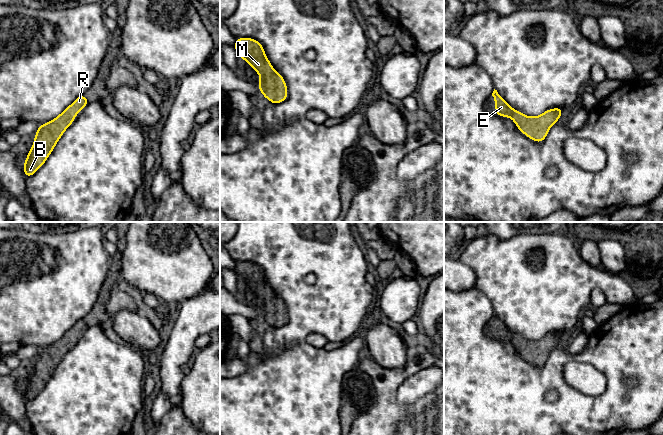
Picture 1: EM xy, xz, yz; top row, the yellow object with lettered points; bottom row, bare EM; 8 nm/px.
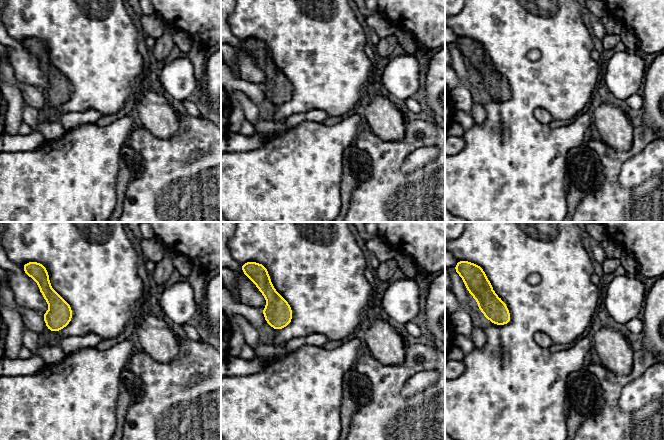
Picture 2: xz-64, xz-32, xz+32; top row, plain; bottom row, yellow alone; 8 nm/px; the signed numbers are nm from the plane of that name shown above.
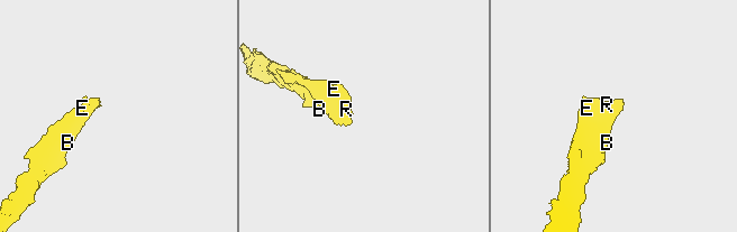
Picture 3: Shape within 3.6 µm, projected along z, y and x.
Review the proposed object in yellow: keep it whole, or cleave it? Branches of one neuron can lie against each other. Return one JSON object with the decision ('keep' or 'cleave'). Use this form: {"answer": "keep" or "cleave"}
{"answer": "keep"}

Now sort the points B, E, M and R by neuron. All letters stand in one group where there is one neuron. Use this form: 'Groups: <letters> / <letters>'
Groups: B E M R

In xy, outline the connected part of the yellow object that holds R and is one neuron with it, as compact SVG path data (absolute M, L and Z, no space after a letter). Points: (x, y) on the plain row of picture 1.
M80 319L57 342L39 350L35 358L33 371L30 373L24 386L26 401L32 400L45 387L56 367L61 362L62 357L74 345L76 338L88 327L87 322L84 319Z

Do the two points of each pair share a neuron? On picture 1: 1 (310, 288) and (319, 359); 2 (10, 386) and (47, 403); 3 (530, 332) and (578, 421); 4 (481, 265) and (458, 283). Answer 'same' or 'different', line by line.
1: same
2: different
3: different
4: different

